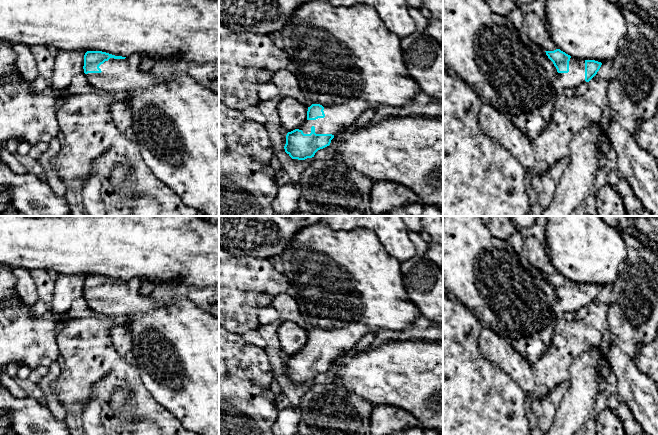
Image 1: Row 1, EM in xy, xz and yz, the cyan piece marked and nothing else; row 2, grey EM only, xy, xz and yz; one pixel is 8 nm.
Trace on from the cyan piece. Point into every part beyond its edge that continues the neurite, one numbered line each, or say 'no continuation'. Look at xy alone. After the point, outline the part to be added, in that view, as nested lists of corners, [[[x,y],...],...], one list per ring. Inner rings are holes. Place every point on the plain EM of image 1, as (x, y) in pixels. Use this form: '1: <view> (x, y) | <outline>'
1: xy (176, 348) | [[[131,279],[125,283],[110,282],[99,290],[101,297],[86,298],[89,311],[99,317],[131,317],[124,327],[130,332],[131,352],[144,386],[186,429],[198,435],[219,435],[219,317],[187,298],[172,300],[164,307],[151,295],[141,294],[143,282],[141,279]]]

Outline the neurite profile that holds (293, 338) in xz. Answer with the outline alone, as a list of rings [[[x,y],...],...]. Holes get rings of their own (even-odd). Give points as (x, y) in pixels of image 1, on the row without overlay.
[[[282,321],[277,330],[280,341],[280,349],[287,356],[291,356],[299,351],[307,344],[308,331],[296,324],[295,321]]]

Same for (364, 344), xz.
[[[378,331],[370,332],[363,336],[360,341],[349,350],[349,353],[356,354],[368,350],[371,347],[371,343],[374,341],[377,332]]]

